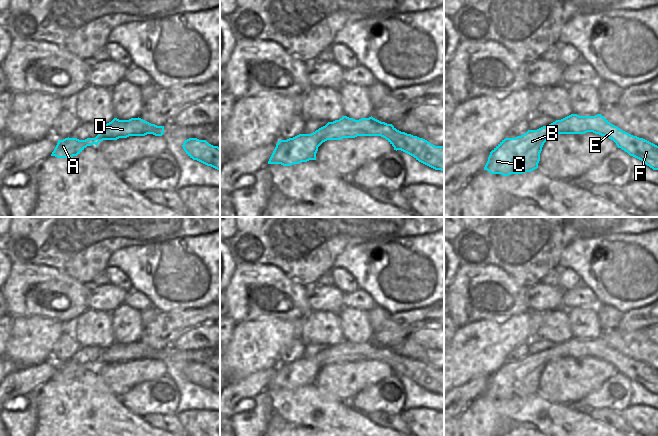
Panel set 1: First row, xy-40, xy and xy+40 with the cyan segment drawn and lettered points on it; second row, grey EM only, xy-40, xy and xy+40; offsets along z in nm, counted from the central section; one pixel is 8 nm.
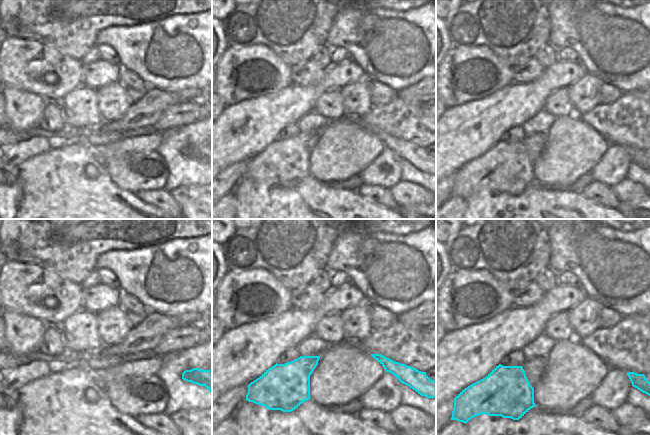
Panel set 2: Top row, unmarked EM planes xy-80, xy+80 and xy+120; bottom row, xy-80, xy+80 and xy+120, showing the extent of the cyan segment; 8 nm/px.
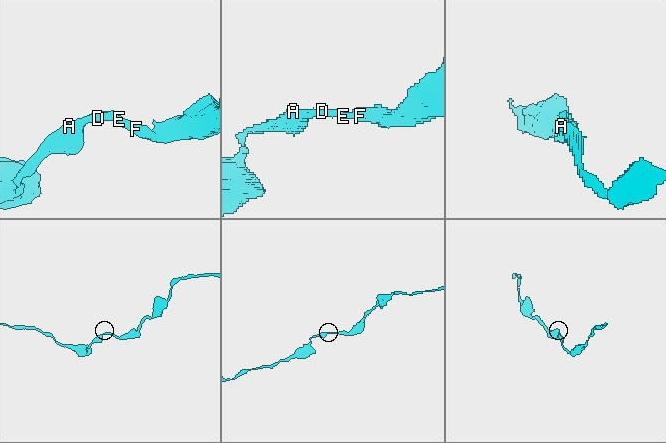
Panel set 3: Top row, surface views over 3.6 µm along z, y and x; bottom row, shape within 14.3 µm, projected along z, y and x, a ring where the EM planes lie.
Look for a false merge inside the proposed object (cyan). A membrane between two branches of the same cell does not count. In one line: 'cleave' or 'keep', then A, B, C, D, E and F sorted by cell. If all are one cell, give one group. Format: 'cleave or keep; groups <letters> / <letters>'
keep; groups A B C D E F

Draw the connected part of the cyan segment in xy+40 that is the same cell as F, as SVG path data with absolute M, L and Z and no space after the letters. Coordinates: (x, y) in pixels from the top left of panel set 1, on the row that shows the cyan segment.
M571 114L537 130L528 130L515 138L505 138L491 152L484 167L491 174L509 176L538 168L544 143L557 134L593 132L613 140L618 148L658 170L658 146L633 136L611 124L604 116Z

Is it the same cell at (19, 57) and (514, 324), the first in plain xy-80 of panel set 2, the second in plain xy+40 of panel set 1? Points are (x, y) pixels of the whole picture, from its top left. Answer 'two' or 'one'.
two

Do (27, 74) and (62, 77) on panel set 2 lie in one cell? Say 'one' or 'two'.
one

